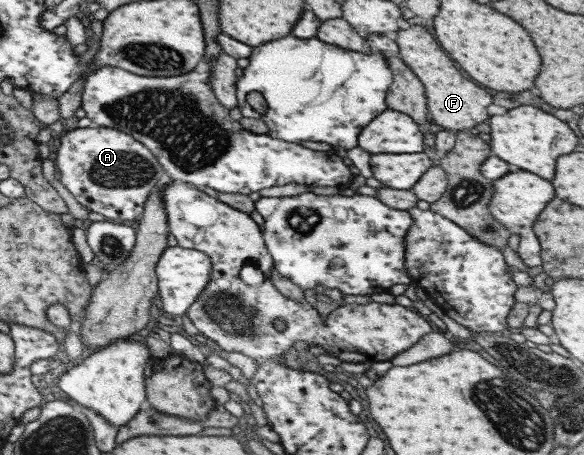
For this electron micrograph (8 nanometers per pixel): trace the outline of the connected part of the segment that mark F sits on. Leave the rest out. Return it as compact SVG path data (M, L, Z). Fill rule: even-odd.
M420 25L396 30L394 41L398 46L399 58L409 67L409 70L421 81L424 86L426 107L431 114L430 121L448 131L464 131L480 122L488 120L485 108L492 102L491 94L483 88L477 88L467 76L461 76L455 68L457 64L448 56L434 39L433 34Z

